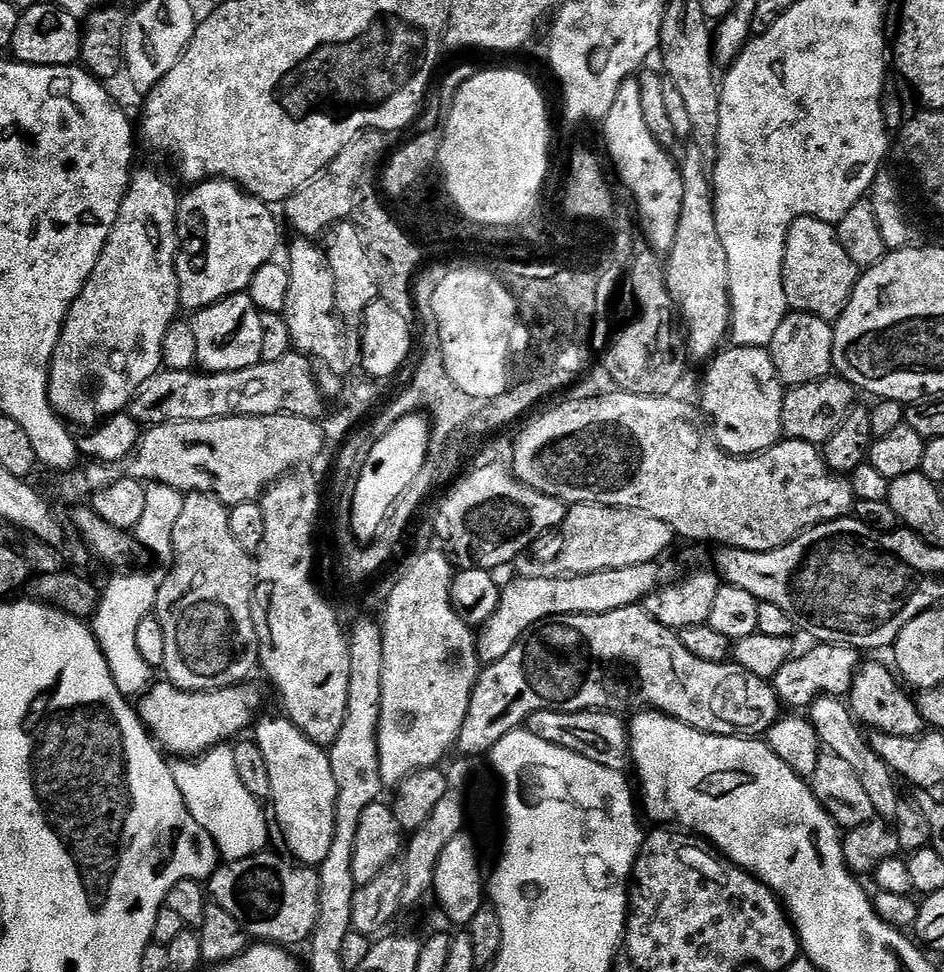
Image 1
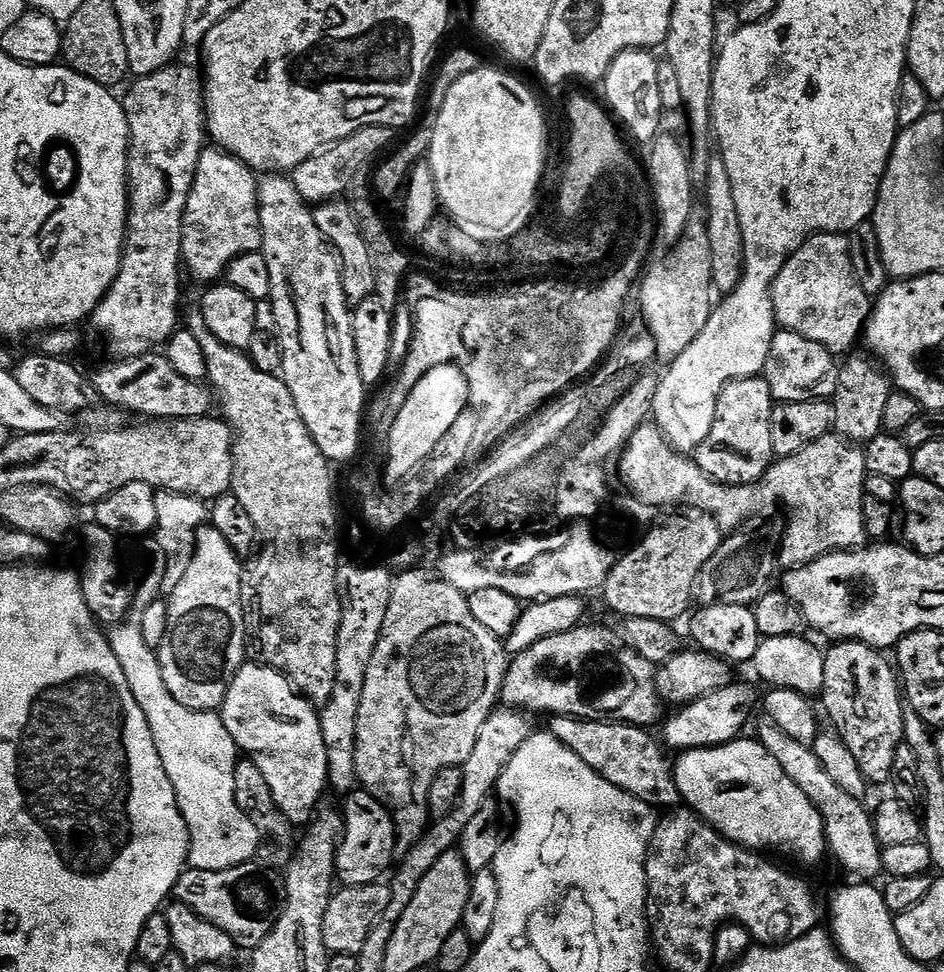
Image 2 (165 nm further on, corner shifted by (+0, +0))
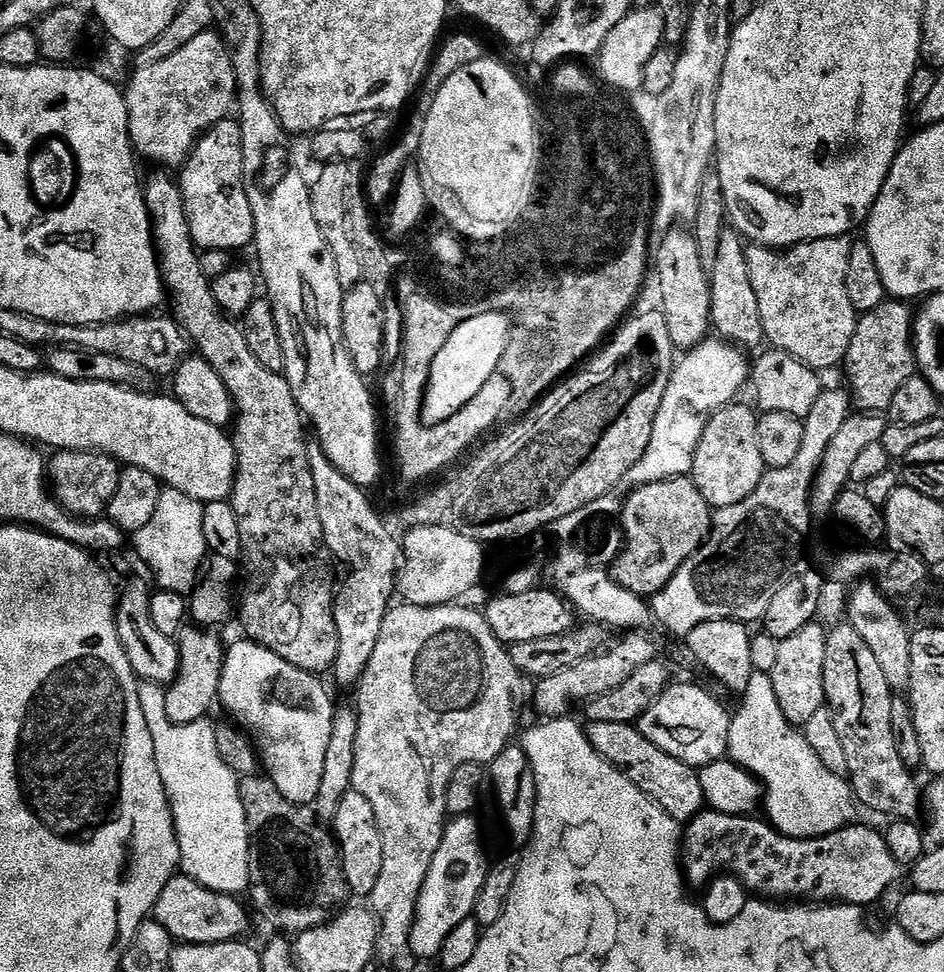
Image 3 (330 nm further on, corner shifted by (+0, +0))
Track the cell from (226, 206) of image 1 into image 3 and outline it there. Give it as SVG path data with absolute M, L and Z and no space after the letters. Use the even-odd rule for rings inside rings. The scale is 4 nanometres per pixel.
M229 118L218 122L196 141L187 162L179 169L178 179L182 198L186 202L186 218L190 218L190 230L197 249L235 253L236 248L244 248L247 244L249 247L255 241L254 214L250 210L250 198L246 198L242 170L242 130L235 119Z

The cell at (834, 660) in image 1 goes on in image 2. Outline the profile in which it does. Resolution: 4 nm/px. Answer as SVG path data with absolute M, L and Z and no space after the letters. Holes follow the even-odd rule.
M730 683L722 690L700 696L692 704L685 704L679 710L673 711L676 713L669 720L667 717L662 724L663 743L669 749L676 748L675 750L712 748L716 744L728 744L743 733L740 731L743 730L755 704L757 707L758 696L756 700L756 692L750 685Z

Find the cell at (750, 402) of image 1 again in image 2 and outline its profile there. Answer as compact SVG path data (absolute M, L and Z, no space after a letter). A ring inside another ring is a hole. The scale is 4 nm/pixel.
M763 375L730 382L716 403L716 413L706 442L694 459L703 472L723 484L755 484L772 463L770 418L774 401Z

